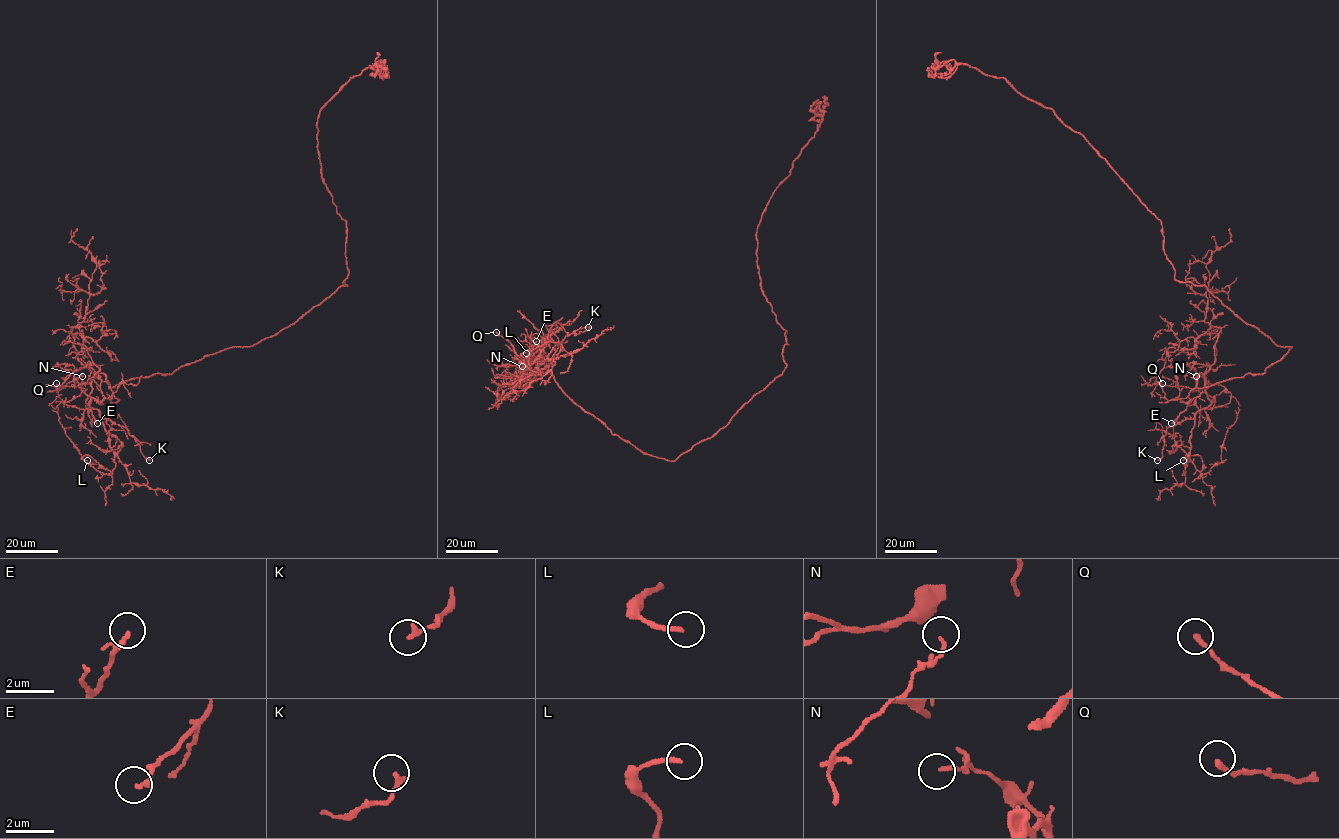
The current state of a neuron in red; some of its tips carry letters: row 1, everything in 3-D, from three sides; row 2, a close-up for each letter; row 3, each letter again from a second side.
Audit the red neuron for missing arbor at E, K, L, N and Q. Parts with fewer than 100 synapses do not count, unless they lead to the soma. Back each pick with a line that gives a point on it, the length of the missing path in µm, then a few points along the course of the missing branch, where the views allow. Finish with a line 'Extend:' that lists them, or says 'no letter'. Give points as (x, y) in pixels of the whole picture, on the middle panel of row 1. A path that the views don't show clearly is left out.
Extend: no letter

